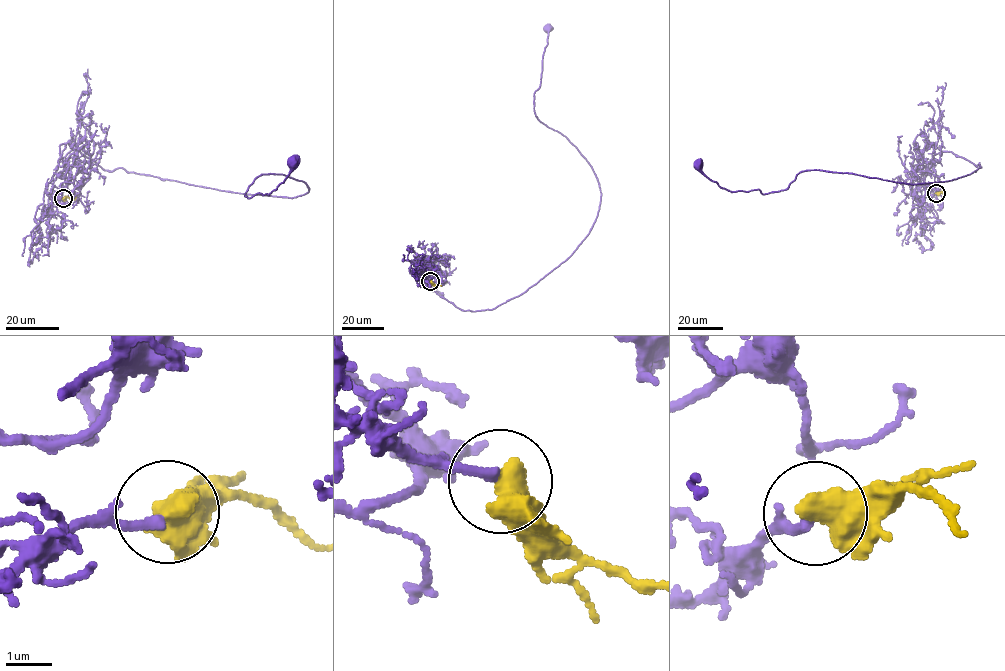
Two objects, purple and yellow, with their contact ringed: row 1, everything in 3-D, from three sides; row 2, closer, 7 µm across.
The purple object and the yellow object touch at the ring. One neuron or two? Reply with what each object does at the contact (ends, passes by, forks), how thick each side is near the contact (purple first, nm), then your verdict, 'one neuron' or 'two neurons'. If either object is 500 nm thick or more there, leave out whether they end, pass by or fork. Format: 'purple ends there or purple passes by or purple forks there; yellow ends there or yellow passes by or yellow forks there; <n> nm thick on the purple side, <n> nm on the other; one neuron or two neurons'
200 nm thick on the purple side, 750 nm on the other; one neuron

